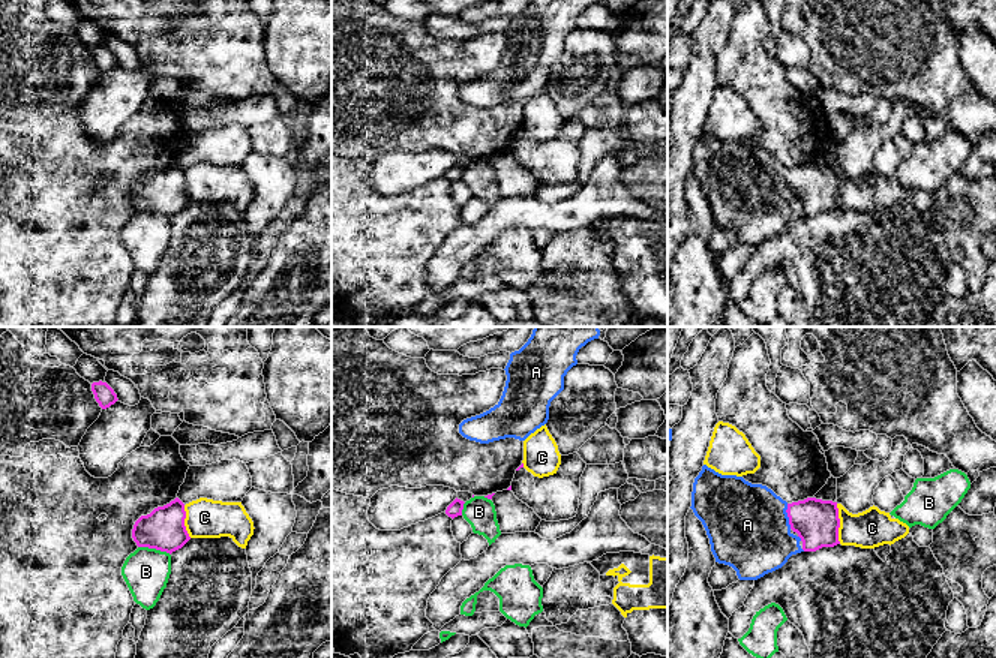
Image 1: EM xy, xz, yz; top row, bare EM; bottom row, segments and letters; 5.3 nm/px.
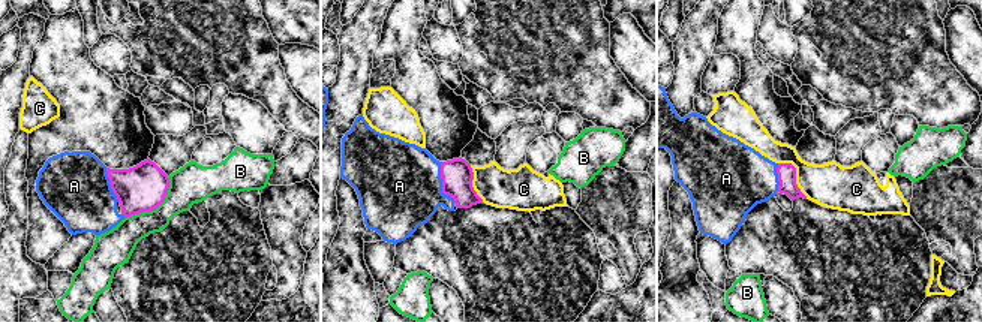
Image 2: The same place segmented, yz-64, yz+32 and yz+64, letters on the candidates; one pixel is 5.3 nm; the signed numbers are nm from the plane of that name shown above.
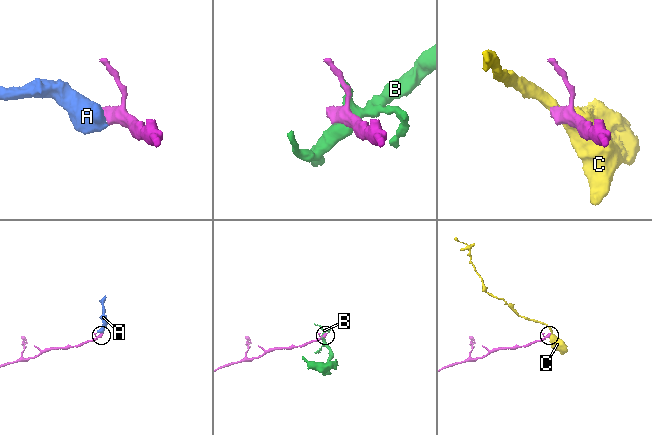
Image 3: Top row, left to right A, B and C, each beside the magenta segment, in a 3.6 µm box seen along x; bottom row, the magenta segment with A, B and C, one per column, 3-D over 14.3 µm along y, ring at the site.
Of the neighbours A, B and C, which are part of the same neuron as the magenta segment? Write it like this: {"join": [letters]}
{"join": ["A"]}

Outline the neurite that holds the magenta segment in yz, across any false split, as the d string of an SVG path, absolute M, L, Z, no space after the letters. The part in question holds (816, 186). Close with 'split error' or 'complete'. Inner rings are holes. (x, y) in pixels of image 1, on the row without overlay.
M706 129L694 142L690 172L706 195L716 226L732 231L740 244L758 244L792 219L840 208L837 166L807 162L788 168L766 150L722 139Z | split error

